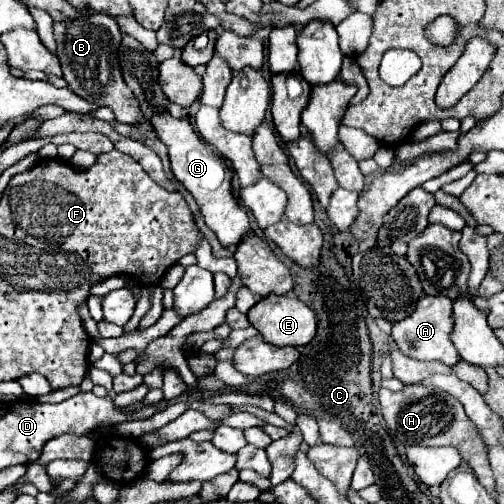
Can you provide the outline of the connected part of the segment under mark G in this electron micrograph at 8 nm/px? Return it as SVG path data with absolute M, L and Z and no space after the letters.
M161 112L153 116L153 126L159 140L169 150L173 176L191 192L191 196L201 208L205 224L215 232L215 236L225 248L239 244L239 240L249 232L249 216L231 194L231 170L227 168L223 158L205 146L205 142L193 132L193 126L187 118L177 120L171 114Z

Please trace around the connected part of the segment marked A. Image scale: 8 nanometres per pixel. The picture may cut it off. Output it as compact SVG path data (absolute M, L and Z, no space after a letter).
M423 296L417 302L415 312L393 324L393 340L397 342L397 348L405 352L405 356L413 356L415 360L437 360L445 366L453 366L459 362L459 354L451 342L453 332L453 308L451 300L447 296Z

